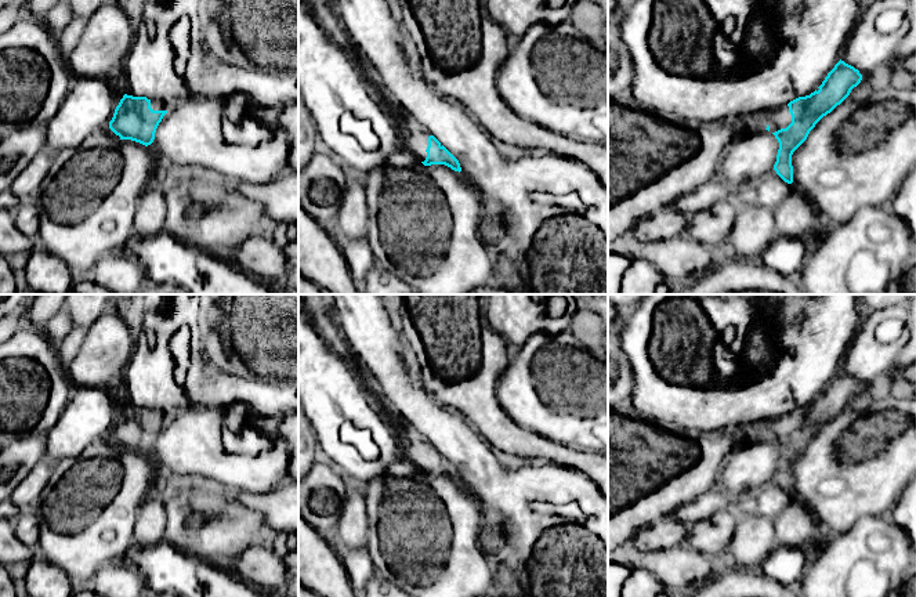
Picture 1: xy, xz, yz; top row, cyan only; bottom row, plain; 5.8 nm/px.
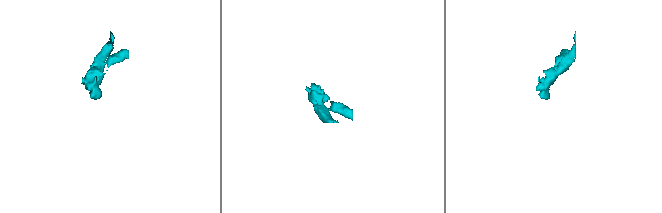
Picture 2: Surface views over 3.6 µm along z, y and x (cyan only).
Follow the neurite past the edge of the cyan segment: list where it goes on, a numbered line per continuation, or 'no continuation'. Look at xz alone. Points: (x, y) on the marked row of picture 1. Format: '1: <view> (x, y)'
1: xz (415, 137)

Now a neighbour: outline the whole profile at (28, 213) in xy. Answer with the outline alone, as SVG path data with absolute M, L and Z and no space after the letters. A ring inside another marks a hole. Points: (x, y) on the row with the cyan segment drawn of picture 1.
M37 199L23 200L15 210L15 225L17 228L26 235L33 238L39 234L41 209Z

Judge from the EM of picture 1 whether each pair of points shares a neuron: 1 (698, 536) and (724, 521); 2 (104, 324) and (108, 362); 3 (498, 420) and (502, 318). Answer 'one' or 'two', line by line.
1: one
2: one
3: two

